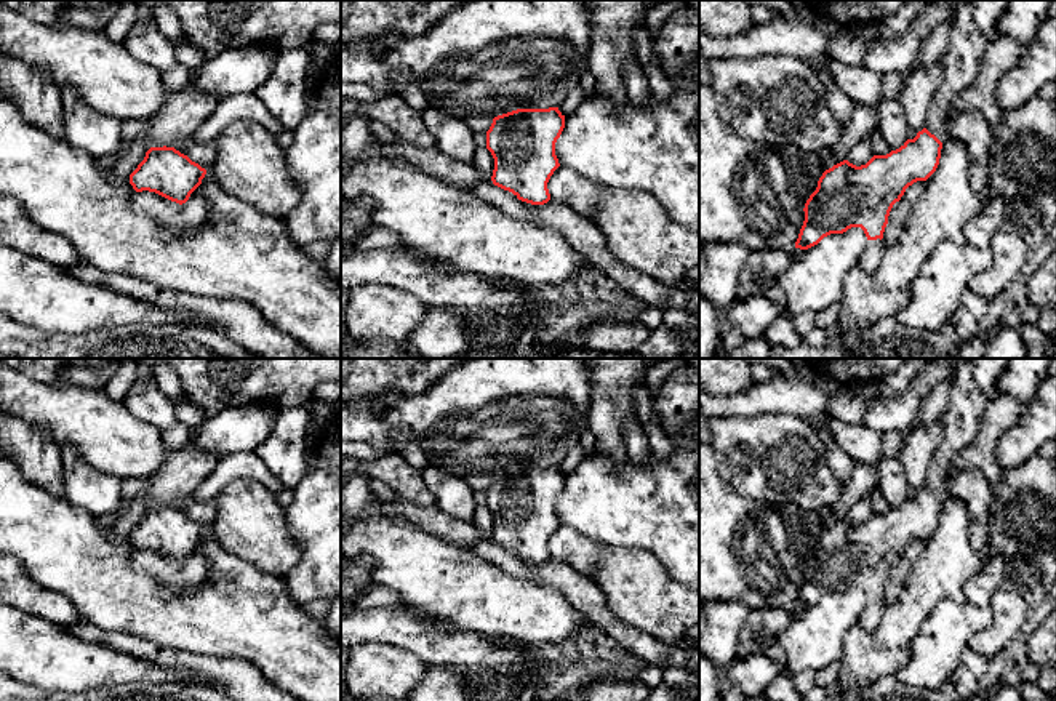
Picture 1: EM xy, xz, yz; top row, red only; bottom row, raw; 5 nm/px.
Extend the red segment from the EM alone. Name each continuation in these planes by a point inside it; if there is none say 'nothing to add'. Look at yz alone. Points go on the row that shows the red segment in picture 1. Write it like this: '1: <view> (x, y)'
1: yz (967, 44)
2: yz (869, 261)

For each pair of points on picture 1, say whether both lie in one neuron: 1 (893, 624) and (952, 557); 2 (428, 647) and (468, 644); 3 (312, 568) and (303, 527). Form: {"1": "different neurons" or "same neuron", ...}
{"1": "same neuron", "2": "same neuron", "3": "same neuron"}

